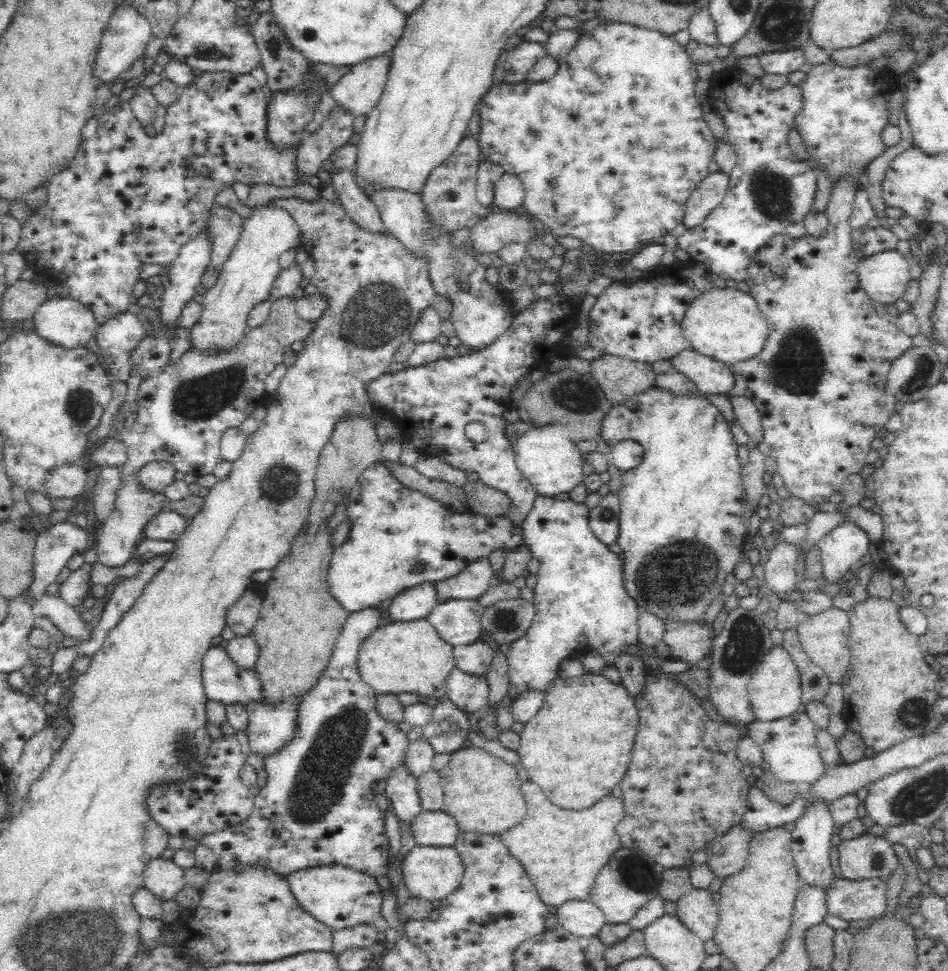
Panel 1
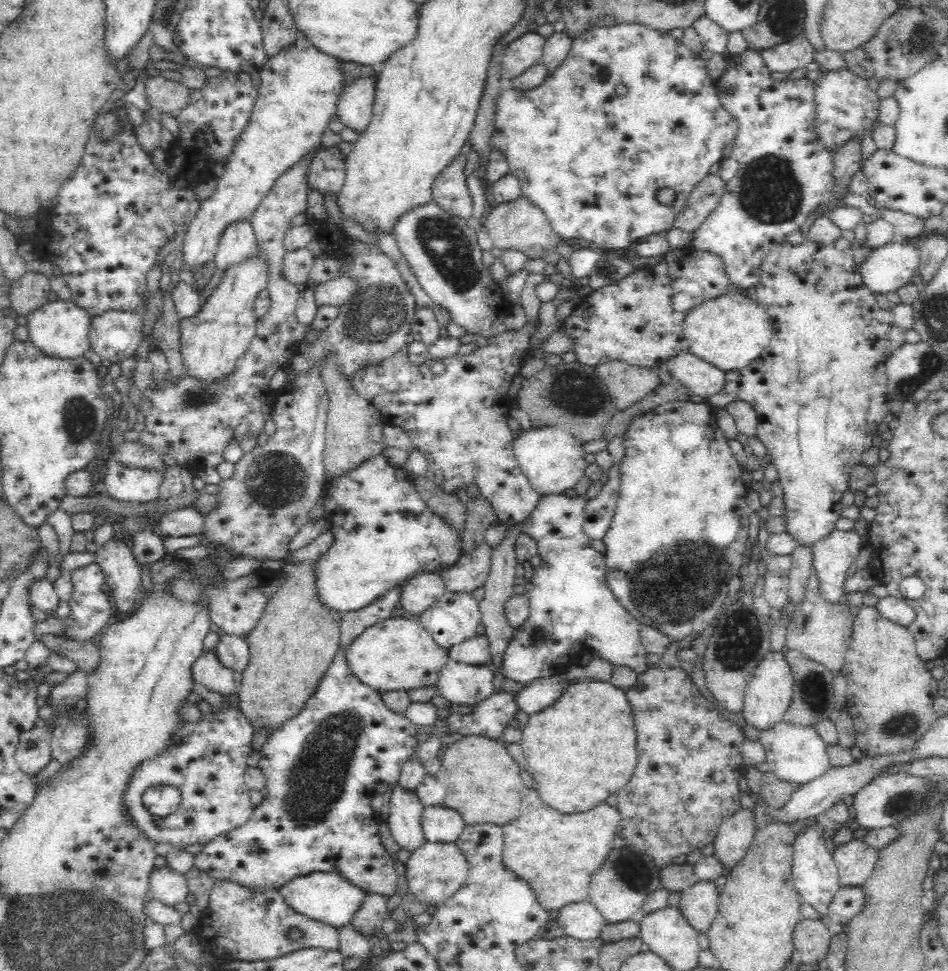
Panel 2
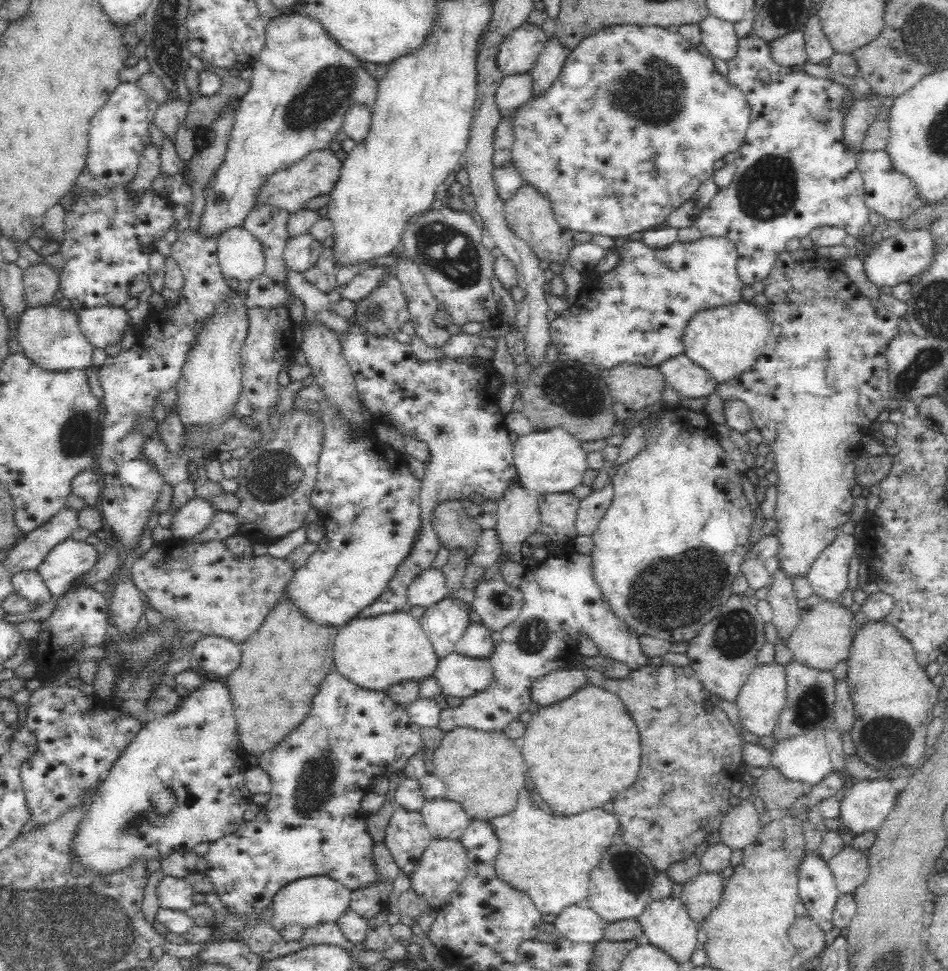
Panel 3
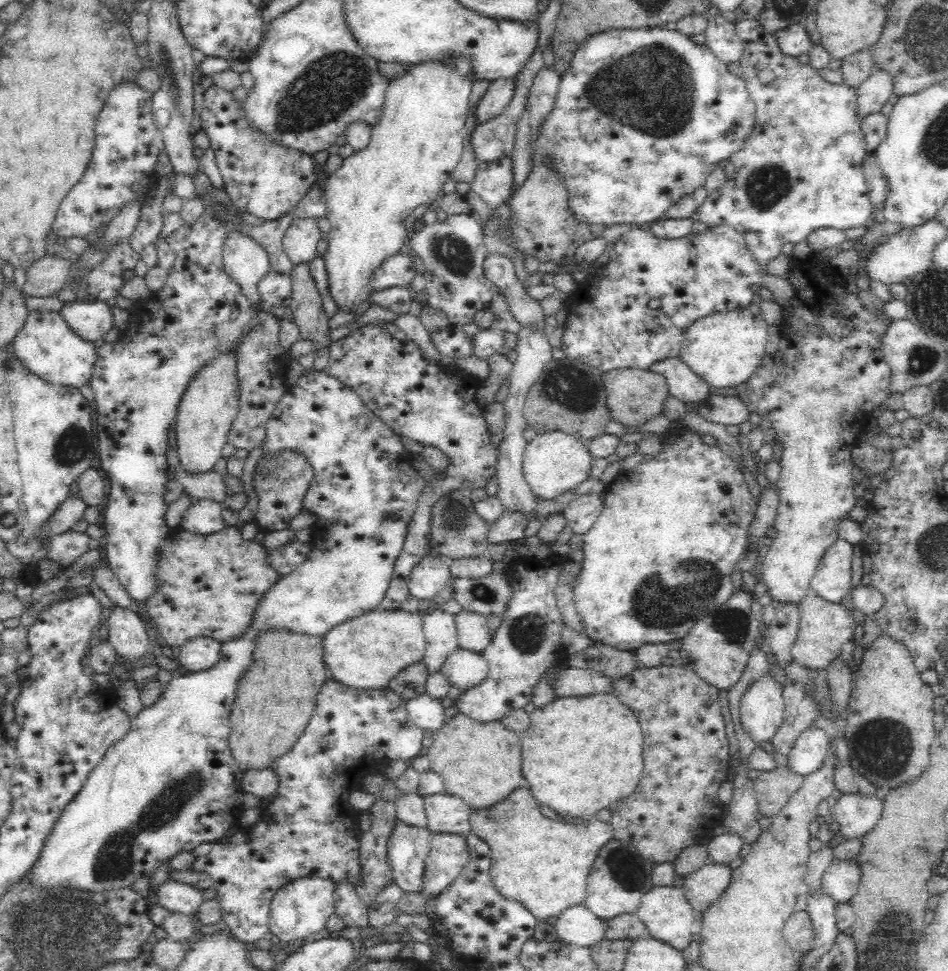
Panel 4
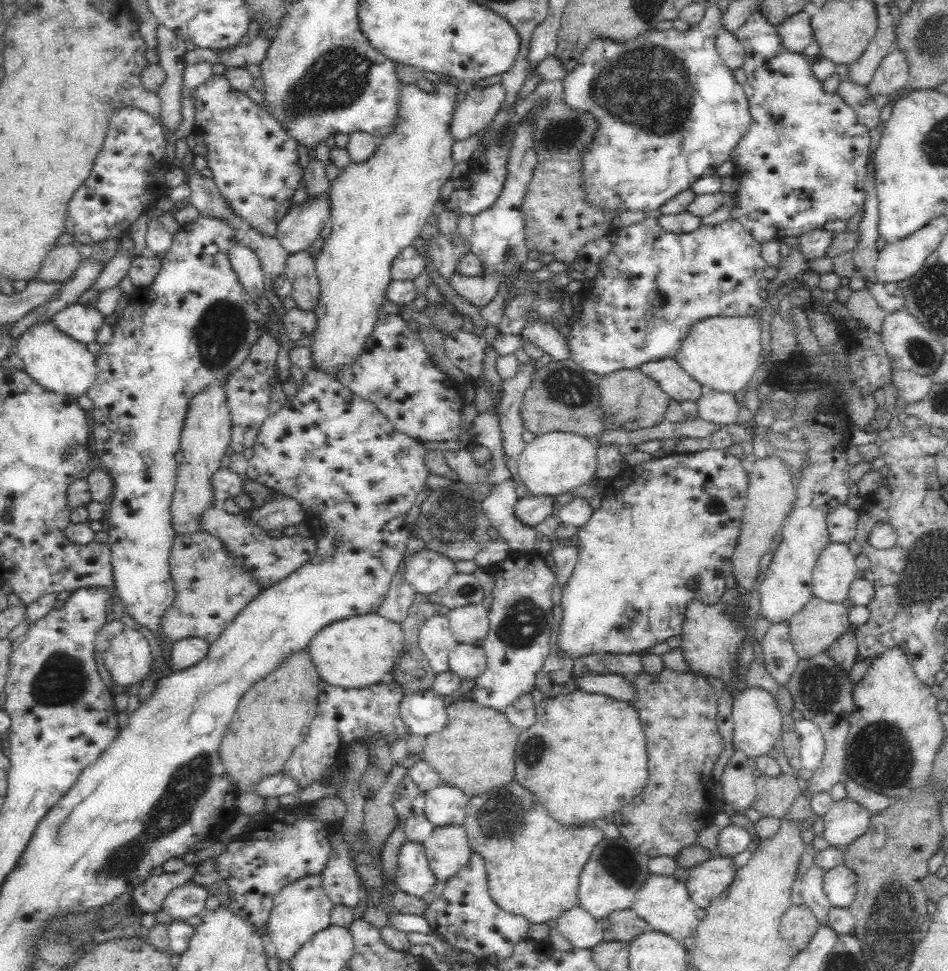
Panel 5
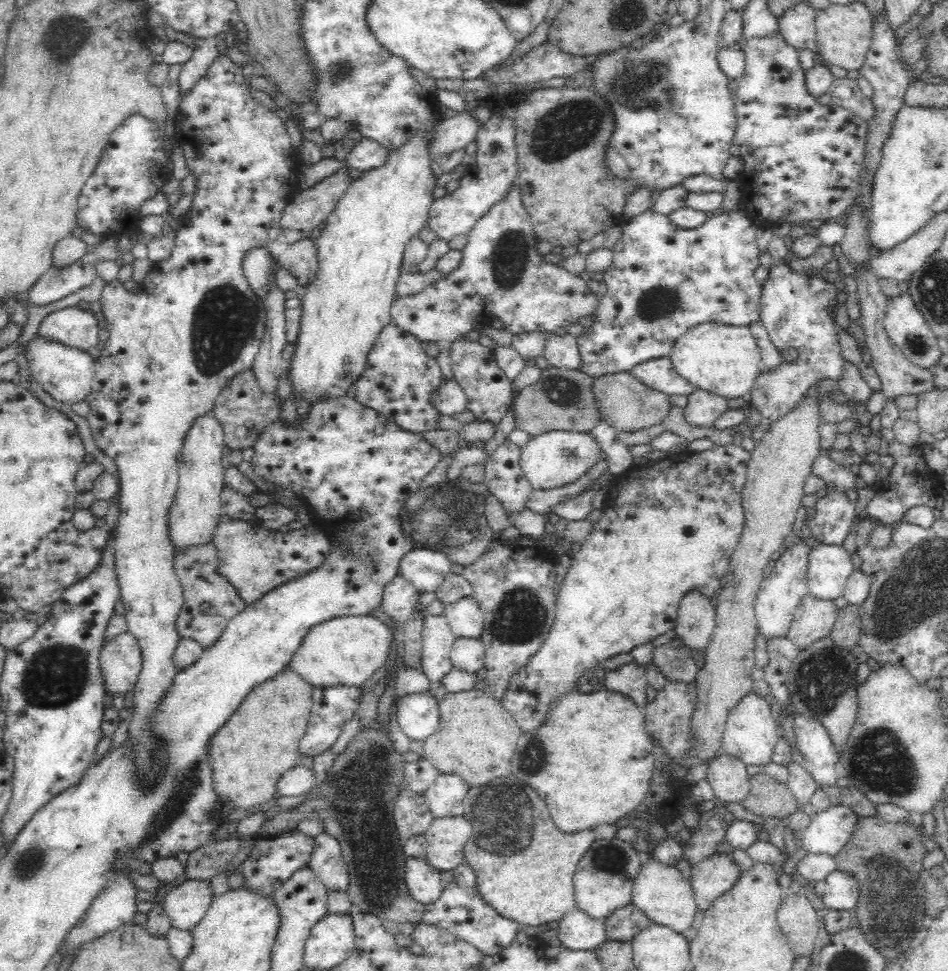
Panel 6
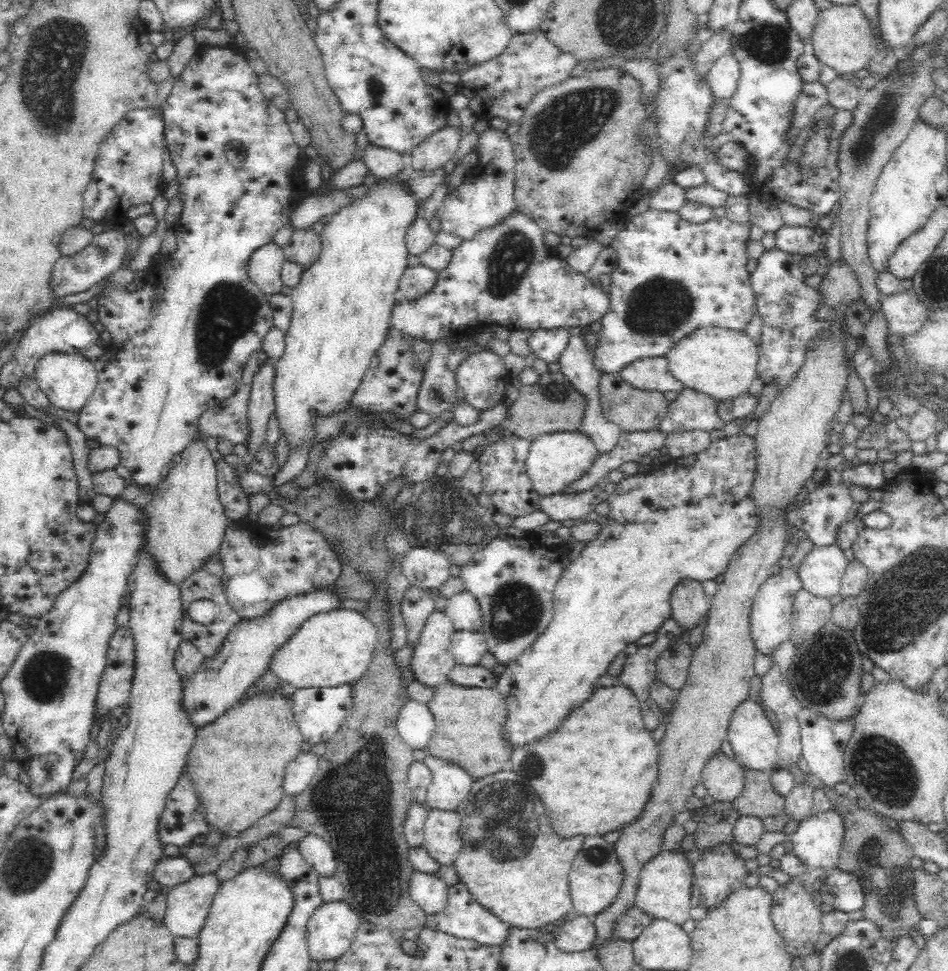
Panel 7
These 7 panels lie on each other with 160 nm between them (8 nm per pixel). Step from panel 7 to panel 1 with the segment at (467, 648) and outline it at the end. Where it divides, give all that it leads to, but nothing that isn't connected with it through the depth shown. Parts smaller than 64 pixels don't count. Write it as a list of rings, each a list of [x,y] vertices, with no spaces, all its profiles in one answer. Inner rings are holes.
[[[454,667],[445,692],[458,709],[478,714],[487,707],[489,684],[484,676],[472,676]]]

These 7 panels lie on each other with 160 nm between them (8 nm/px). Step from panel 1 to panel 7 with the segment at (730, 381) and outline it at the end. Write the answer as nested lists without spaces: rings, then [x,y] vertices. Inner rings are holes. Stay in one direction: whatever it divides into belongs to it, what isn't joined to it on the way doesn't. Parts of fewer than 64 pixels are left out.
[[[665,356],[635,360],[635,363],[620,370],[619,375],[628,384],[640,390],[680,393],[684,388],[684,385],[668,371]]]

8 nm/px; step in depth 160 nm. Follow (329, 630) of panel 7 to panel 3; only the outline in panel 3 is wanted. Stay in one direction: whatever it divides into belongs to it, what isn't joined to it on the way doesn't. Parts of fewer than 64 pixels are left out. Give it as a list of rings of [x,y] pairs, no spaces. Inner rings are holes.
[[[401,610],[348,622],[347,628],[339,633],[334,648],[336,669],[354,684],[377,692],[433,676],[440,659],[421,625]]]

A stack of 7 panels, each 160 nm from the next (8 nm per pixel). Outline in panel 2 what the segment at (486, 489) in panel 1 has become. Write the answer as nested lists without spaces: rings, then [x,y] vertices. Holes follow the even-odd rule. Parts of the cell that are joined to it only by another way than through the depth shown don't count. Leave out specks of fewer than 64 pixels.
[[[482,493],[467,500],[467,517],[461,534],[464,541],[464,554],[484,541],[486,530],[497,522],[492,501]]]

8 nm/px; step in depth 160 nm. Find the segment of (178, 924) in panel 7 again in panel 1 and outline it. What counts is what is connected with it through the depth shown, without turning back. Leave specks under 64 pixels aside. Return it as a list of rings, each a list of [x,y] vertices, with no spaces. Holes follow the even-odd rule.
[[[153,858],[144,867],[143,886],[160,899],[173,899],[185,886],[183,872],[173,860]]]

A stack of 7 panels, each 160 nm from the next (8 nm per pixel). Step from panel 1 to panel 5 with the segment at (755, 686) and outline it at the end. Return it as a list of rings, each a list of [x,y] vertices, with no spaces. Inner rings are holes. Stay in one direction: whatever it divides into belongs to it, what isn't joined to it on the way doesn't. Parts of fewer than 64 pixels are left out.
[[[745,687],[738,696],[733,698],[732,716],[734,729],[732,746],[742,749],[749,757],[756,758],[766,755],[775,747],[778,737],[782,734],[782,714],[779,704],[776,704],[774,694],[759,687]]]

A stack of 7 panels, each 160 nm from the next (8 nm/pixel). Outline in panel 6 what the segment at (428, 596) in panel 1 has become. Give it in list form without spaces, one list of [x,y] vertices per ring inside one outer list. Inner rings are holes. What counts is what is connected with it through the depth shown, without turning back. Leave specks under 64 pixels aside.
[[[414,547],[402,560],[399,575],[413,584],[414,589],[419,593],[436,593],[440,584],[451,574],[452,562],[442,551],[435,551],[429,548]]]

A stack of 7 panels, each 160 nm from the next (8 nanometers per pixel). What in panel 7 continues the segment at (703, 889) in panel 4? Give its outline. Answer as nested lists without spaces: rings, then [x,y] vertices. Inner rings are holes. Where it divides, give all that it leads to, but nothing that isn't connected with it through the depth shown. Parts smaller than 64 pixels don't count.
[[[722,842],[713,848],[708,848],[699,856],[693,866],[694,881],[698,884],[701,894],[701,906],[712,908],[724,900],[736,889],[744,887],[744,878],[749,875],[744,865],[744,859],[733,850],[730,843]]]

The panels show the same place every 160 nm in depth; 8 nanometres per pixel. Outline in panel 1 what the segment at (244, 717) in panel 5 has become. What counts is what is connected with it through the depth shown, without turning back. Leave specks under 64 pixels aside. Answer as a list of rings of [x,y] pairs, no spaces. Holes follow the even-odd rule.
[[[378,413],[372,414],[372,416],[366,416],[366,418],[362,418],[361,416],[348,416],[348,418],[344,418],[344,420],[340,420],[338,424],[336,424],[335,431],[332,432],[332,438],[330,442],[328,442],[327,446],[324,447],[322,454],[319,458],[319,463],[315,472],[314,479],[314,496],[310,501],[309,511],[306,515],[306,522],[303,522],[302,528],[299,530],[299,533],[293,538],[291,547],[287,552],[288,556],[284,556],[283,560],[280,560],[280,564],[276,564],[275,568],[272,568],[272,577],[269,579],[266,585],[266,594],[264,594],[264,598],[262,598],[262,604],[260,609],[260,614],[258,620],[256,622],[254,631],[251,633],[252,636],[256,638],[258,641],[258,646],[260,647],[260,658],[258,658],[258,662],[256,662],[256,666],[254,666],[254,670],[258,673],[258,677],[262,679],[262,691],[263,691],[263,699],[268,701],[281,701],[284,699],[288,699],[291,696],[298,696],[298,694],[306,694],[314,685],[315,682],[320,678],[322,672],[326,666],[328,666],[330,657],[332,656],[332,651],[334,645],[336,644],[336,640],[338,636],[340,636],[340,632],[342,632],[344,624],[347,622],[348,616],[350,613],[342,607],[342,604],[332,596],[329,590],[329,583],[327,580],[327,575],[329,572],[329,566],[332,561],[332,552],[334,552],[335,544],[332,543],[332,527],[330,527],[330,518],[334,516],[334,512],[336,512],[336,506],[340,504],[344,499],[348,497],[351,488],[355,486],[360,478],[360,475],[366,468],[370,468],[372,464],[376,464],[376,462],[383,462],[382,460],[382,448],[383,442],[378,438],[378,435],[375,433],[373,424],[380,420],[380,415]]]

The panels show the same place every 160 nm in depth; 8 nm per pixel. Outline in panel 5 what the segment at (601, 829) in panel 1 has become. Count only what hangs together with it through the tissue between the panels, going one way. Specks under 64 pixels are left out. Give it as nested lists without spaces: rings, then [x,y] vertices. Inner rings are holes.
[[[517,781],[504,788],[496,788],[482,796],[469,799],[467,804],[466,829],[472,852],[484,857],[488,875],[488,890],[492,900],[508,912],[524,915],[534,924],[557,919],[565,910],[579,905],[578,888],[584,864],[590,860],[592,851],[605,838],[599,827],[584,824],[580,828],[564,828],[536,802],[536,798]]]

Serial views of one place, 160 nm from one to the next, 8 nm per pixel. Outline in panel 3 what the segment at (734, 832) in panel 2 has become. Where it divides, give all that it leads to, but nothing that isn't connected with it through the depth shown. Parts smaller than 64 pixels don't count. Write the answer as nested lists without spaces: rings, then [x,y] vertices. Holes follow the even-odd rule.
[[[753,799],[741,800],[723,816],[719,833],[720,843],[726,848],[743,850],[752,844],[762,828],[759,813],[754,809]]]

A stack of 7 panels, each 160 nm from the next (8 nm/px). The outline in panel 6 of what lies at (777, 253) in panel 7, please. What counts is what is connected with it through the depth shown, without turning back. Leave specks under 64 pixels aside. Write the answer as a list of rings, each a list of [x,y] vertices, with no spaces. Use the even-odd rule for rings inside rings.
[[[784,262],[770,268],[762,290],[760,320],[769,339],[779,352],[788,347],[794,347],[798,352],[795,362],[783,361],[772,370],[762,367],[762,374],[757,376],[747,395],[748,402],[760,412],[761,418],[776,422],[794,410],[801,396],[818,380],[836,380],[842,374],[845,360],[841,355],[833,320],[827,311],[830,299],[836,298],[838,291],[826,277],[798,274]]]

